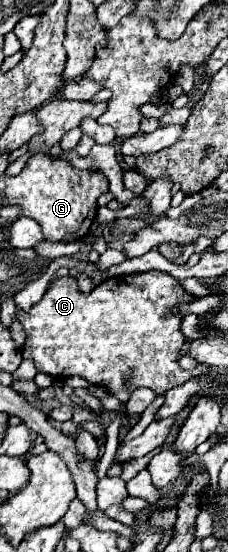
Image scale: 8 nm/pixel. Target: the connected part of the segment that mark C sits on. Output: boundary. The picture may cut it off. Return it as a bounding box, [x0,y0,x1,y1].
[17,271,211,403]

